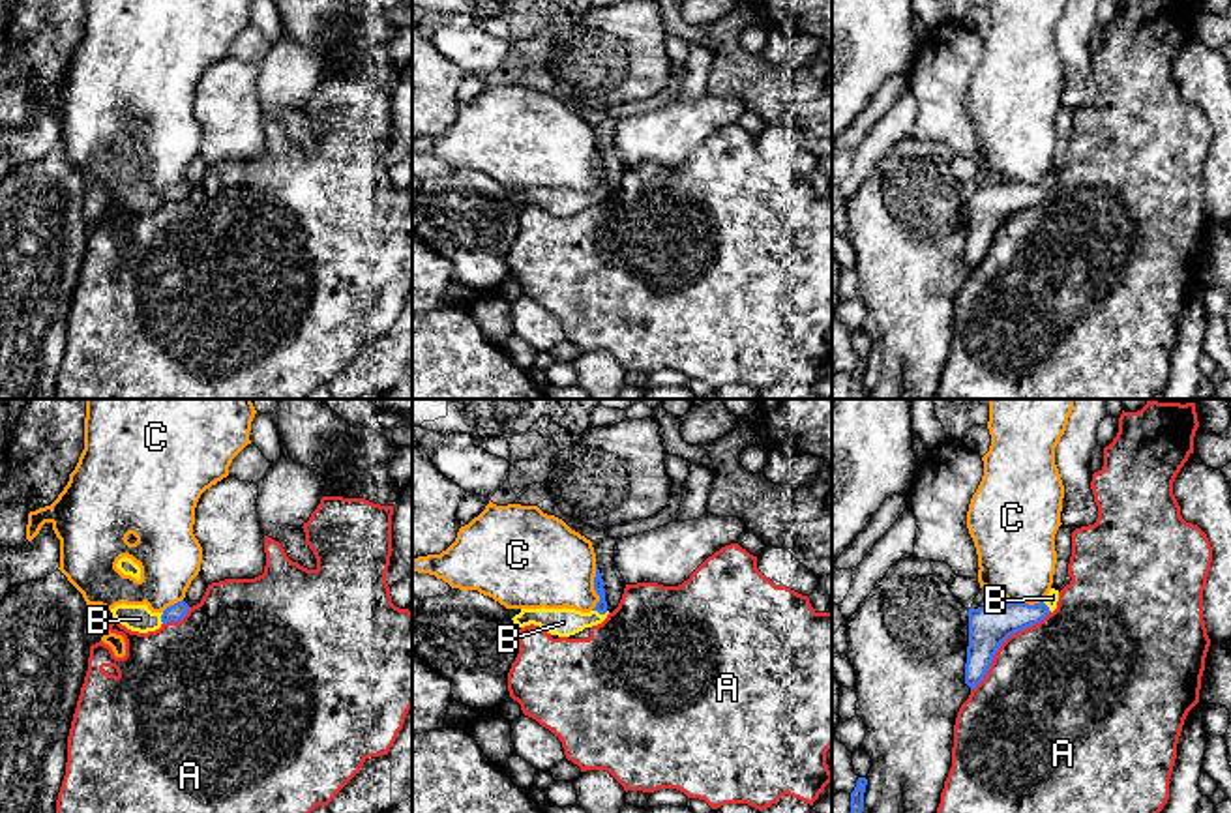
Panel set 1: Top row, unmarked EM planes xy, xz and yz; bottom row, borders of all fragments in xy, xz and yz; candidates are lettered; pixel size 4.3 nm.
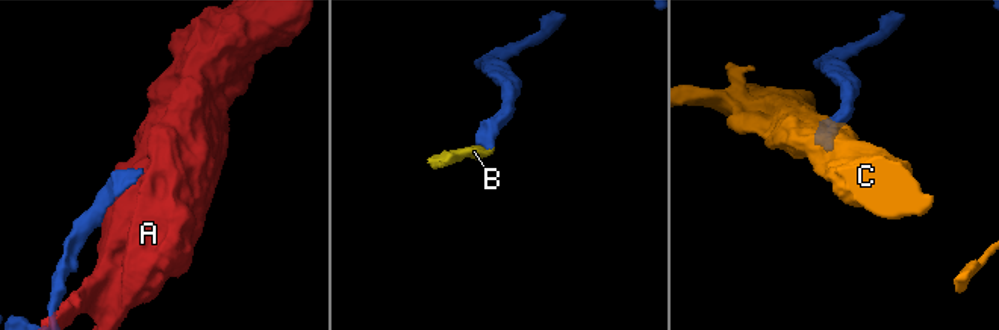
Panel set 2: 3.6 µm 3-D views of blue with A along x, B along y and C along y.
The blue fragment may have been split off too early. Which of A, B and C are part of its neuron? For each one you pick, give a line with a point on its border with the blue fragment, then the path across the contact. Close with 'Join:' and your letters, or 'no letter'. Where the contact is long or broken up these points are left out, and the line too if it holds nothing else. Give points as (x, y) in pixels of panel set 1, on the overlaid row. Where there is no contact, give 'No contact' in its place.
B: Touches blue at xz (600, 613). Path across: xz (598, 583), (602, 594), (600, 613), (593, 619), (563, 622)
Join: B

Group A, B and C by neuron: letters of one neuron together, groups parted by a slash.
A / B / C

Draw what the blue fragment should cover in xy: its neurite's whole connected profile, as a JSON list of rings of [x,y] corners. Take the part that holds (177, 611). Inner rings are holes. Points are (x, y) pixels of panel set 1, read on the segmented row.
[[[182,599],[163,613],[152,613],[148,605],[116,605],[111,609],[112,616],[131,631],[148,633],[159,629],[167,622],[182,620],[189,611],[189,605]]]

